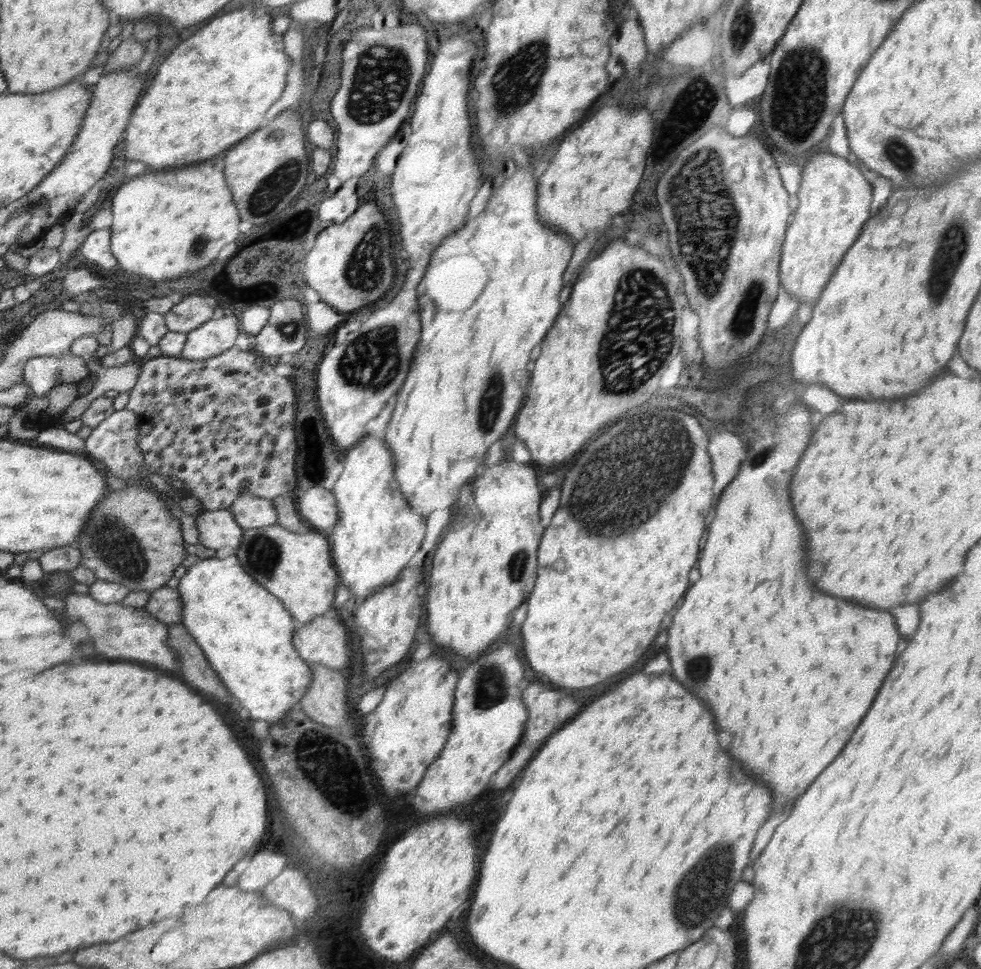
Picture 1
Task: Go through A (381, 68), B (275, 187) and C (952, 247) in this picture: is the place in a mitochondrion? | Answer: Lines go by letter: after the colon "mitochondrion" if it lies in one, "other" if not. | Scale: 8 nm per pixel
A: mitochondrion
B: mitochondrion
C: mitochondrion

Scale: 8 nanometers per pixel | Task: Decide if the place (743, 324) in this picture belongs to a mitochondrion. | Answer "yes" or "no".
yes

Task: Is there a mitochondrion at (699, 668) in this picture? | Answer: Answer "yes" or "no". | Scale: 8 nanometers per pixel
yes

